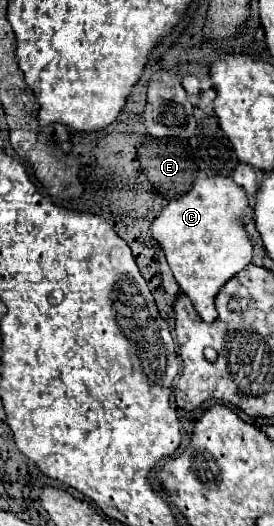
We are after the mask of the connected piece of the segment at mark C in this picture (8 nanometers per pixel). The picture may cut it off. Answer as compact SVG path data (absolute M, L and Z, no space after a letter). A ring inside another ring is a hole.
M216 174L204 180L194 180L192 190L170 200L150 226L152 238L166 252L166 260L180 290L190 296L204 322L212 322L218 316L214 308L216 290L252 262L252 244L240 222L246 218L246 208L248 196L244 188L232 178Z

